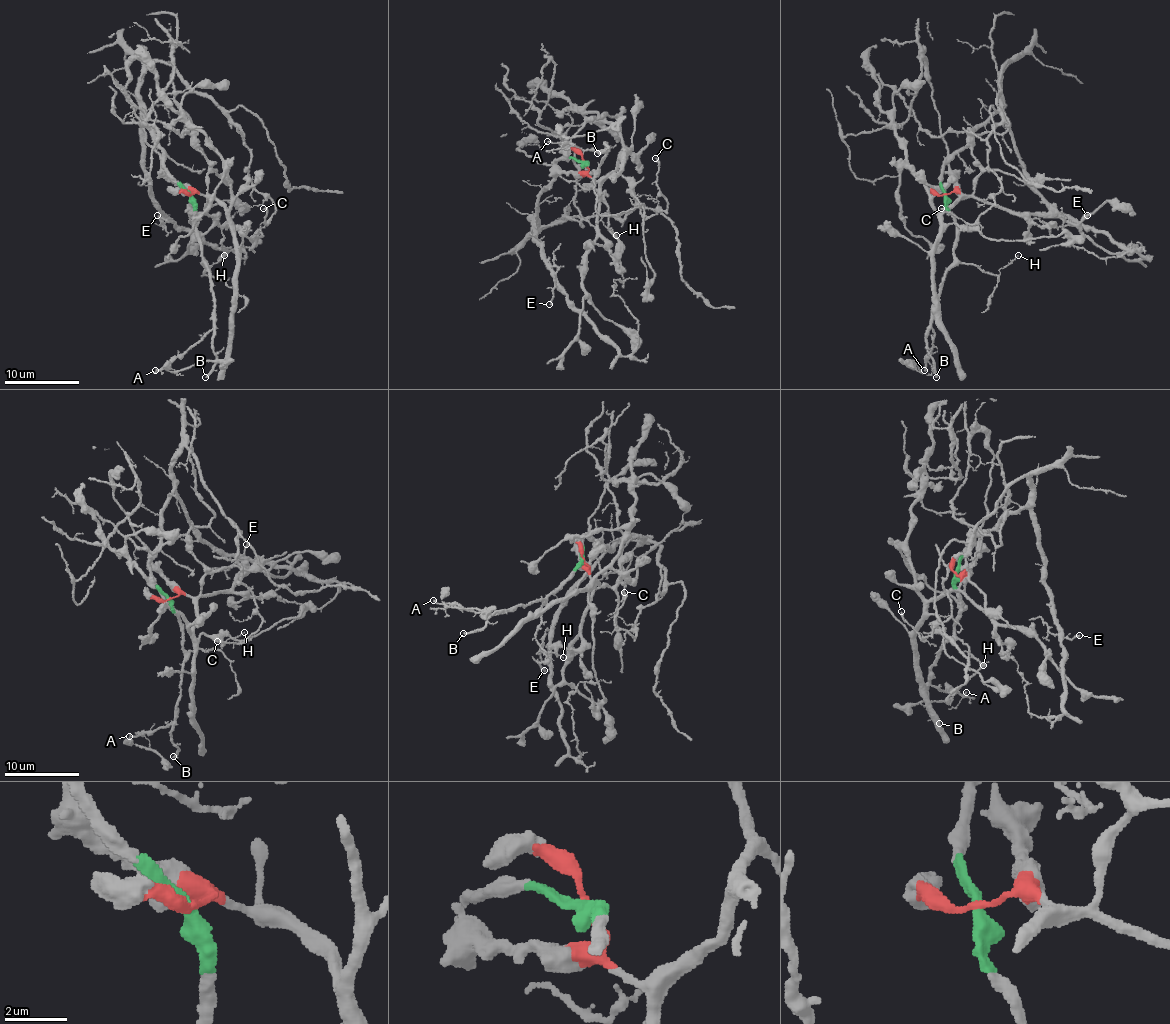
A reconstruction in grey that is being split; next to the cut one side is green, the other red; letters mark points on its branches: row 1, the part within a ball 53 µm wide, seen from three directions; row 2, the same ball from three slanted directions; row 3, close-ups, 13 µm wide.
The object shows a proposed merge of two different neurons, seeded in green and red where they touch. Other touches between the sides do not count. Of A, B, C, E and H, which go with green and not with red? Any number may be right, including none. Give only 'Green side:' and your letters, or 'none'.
Green side: A, B, C, E, H

